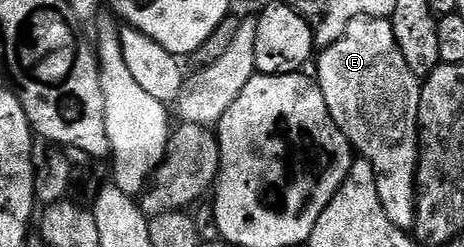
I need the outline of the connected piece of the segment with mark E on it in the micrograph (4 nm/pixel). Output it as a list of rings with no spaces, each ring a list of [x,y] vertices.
[[[356,17],[346,27],[342,39],[327,46],[315,62],[314,80],[330,107],[334,123],[346,135],[349,146],[374,169],[378,183],[378,199],[390,219],[399,229],[408,231],[416,222],[416,162],[420,159],[420,130],[418,107],[420,106],[421,78],[406,67],[402,51],[398,51],[398,39],[394,39],[392,23],[386,17]]]

